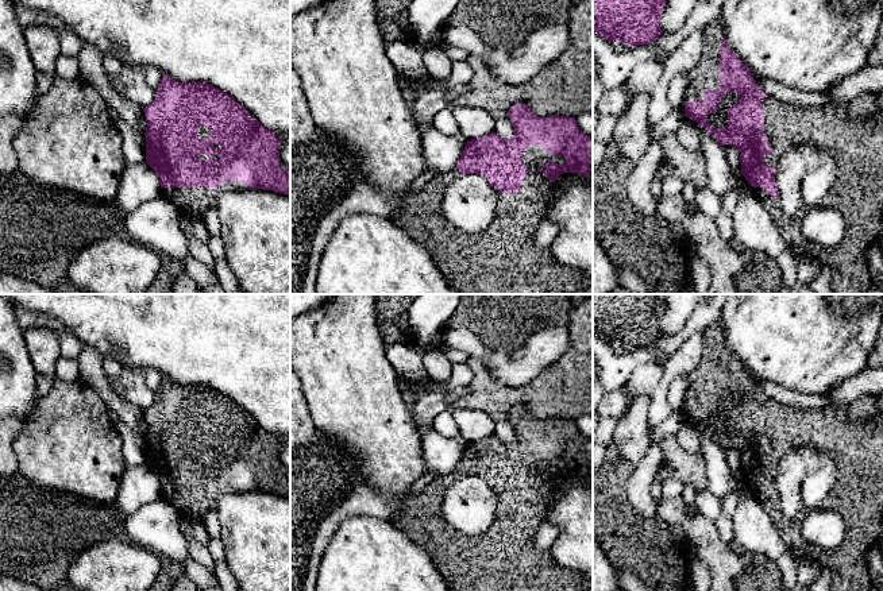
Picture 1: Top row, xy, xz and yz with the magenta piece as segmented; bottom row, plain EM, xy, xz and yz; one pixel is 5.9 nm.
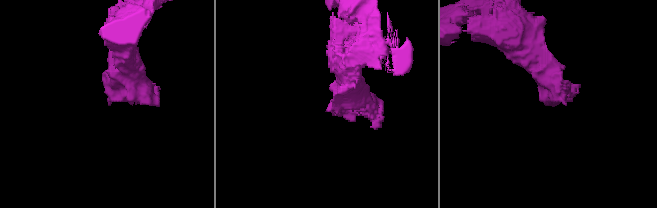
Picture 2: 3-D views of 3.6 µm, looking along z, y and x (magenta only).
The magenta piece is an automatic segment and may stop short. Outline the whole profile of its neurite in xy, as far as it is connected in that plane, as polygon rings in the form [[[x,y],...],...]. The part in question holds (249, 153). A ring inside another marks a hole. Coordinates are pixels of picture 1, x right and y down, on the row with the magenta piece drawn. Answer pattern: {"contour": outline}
{"contour": [[[162,76],[154,101],[143,108],[143,112],[147,121],[147,130],[144,132],[146,163],[159,177],[161,194],[169,198],[180,209],[184,217],[203,220],[204,215],[209,209],[216,208],[220,194],[231,190],[263,189],[290,196],[290,166],[288,166],[285,161],[279,158],[282,135],[265,128],[250,111],[213,85],[207,82],[180,82],[167,76]]]}

